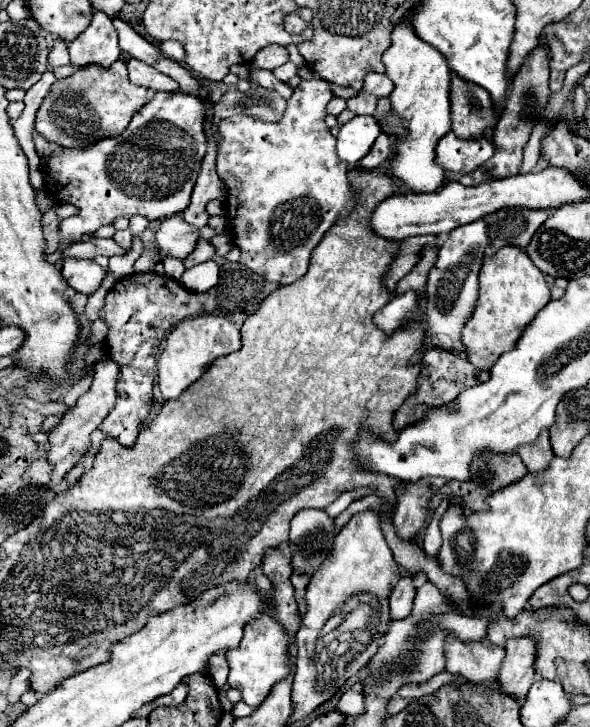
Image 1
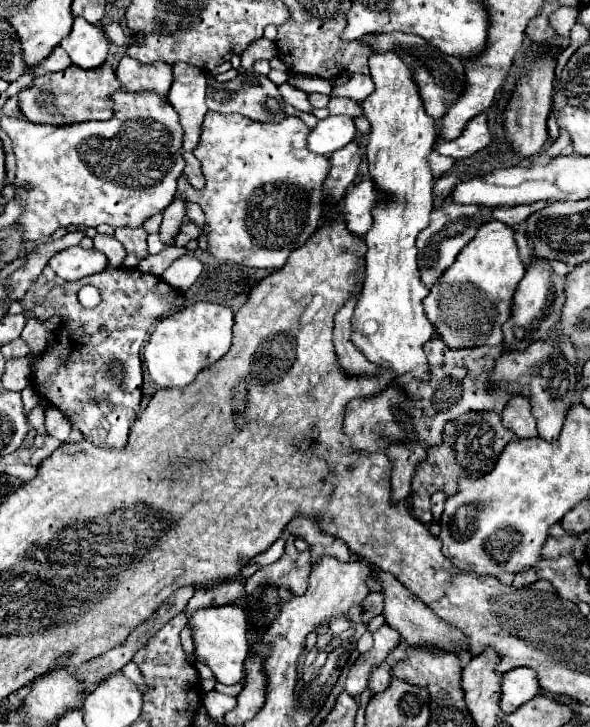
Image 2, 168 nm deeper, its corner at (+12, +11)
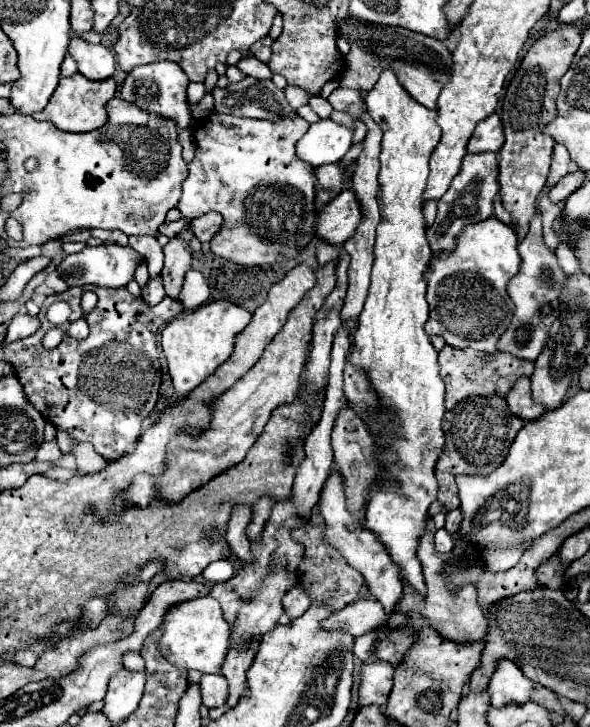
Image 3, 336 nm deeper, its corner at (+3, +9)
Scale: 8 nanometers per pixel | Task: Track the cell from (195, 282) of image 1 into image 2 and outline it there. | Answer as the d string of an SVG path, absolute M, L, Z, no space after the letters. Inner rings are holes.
M182 255L180 259L176 259L162 275L164 281L168 281L168 285L172 285L174 289L186 291L192 287L192 283L200 277L202 273L202 263L192 257L192 255Z

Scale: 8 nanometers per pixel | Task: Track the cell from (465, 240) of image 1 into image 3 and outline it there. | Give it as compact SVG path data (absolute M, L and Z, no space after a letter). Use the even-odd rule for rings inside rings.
M485 151L485 153L465 153L461 161L459 173L453 177L447 193L439 199L439 211L435 223L427 231L427 239L431 245L431 251L445 251L453 247L453 241L457 241L457 235L463 231L463 227L483 221L493 215L493 197L499 191L497 183L497 153Z

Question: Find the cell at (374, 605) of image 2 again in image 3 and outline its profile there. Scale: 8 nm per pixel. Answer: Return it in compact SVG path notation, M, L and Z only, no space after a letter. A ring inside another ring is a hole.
M367 599L367 601L357 601L353 605L347 605L345 609L329 615L325 621L321 621L321 629L325 631L339 629L349 633L351 637L359 637L381 627L385 619L387 615L381 603L375 599Z

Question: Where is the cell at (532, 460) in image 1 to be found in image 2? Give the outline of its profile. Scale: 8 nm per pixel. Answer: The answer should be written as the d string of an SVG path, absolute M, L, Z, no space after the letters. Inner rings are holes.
M516 397L516 401L512 401L512 405L508 405L508 409L502 411L502 425L508 427L510 431L514 431L514 435L518 439L538 437L536 421L534 421L532 407L530 407L528 399Z

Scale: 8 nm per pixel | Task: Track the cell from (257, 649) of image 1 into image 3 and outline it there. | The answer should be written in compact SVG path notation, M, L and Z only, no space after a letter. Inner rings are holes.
M213 597L181 601L165 613L163 635L159 641L161 655L179 669L197 669L199 673L221 675L221 665L229 647L229 623L221 613L221 605Z

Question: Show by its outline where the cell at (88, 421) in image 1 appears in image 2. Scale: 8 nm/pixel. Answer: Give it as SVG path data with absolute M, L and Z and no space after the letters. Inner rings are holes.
M36 405L34 407L34 411L30 413L30 417L28 417L30 421L32 421L32 425L34 425L34 429L38 431L38 433L44 433L46 435L46 425L44 425L44 409L40 407L40 405Z

